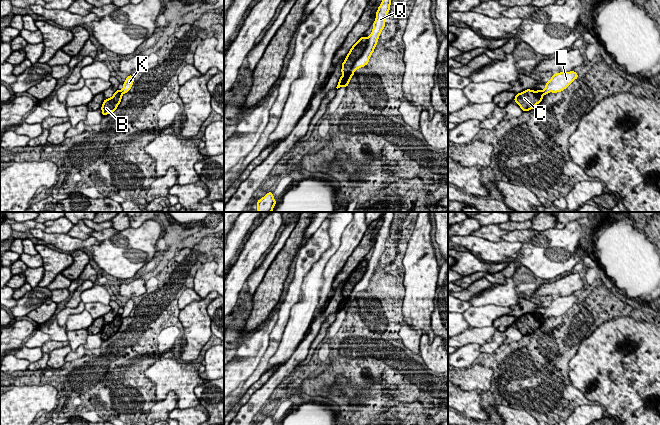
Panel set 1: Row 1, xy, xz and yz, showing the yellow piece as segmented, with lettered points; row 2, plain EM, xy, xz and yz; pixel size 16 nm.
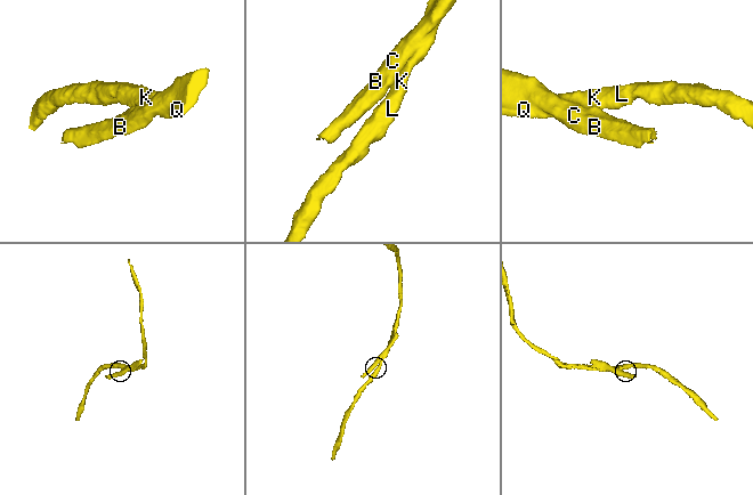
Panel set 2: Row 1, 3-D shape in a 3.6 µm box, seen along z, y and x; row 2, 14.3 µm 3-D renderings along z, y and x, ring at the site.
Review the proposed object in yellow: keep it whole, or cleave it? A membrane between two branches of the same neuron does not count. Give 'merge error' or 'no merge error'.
merge error

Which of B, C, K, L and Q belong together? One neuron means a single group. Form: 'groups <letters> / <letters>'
groups B C / K L Q

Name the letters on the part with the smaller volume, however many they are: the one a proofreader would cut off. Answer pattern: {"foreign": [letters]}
{"foreign": ["B", "C"]}

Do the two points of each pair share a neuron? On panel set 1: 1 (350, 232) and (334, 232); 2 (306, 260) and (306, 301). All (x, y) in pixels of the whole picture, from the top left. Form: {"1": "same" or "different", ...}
{"1": "different", "2": "different"}

